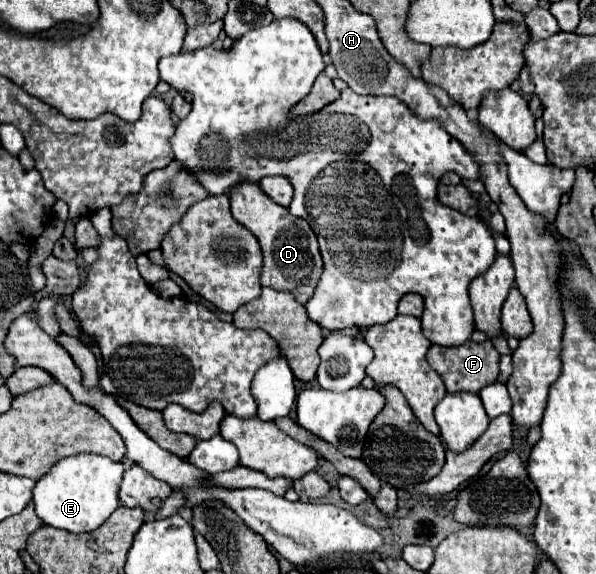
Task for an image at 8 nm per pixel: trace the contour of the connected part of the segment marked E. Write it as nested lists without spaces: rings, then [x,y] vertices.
[[[78,454],[60,460],[32,490],[34,508],[44,524],[72,534],[92,532],[118,508],[118,488],[122,482],[124,464],[112,462],[100,454]]]

